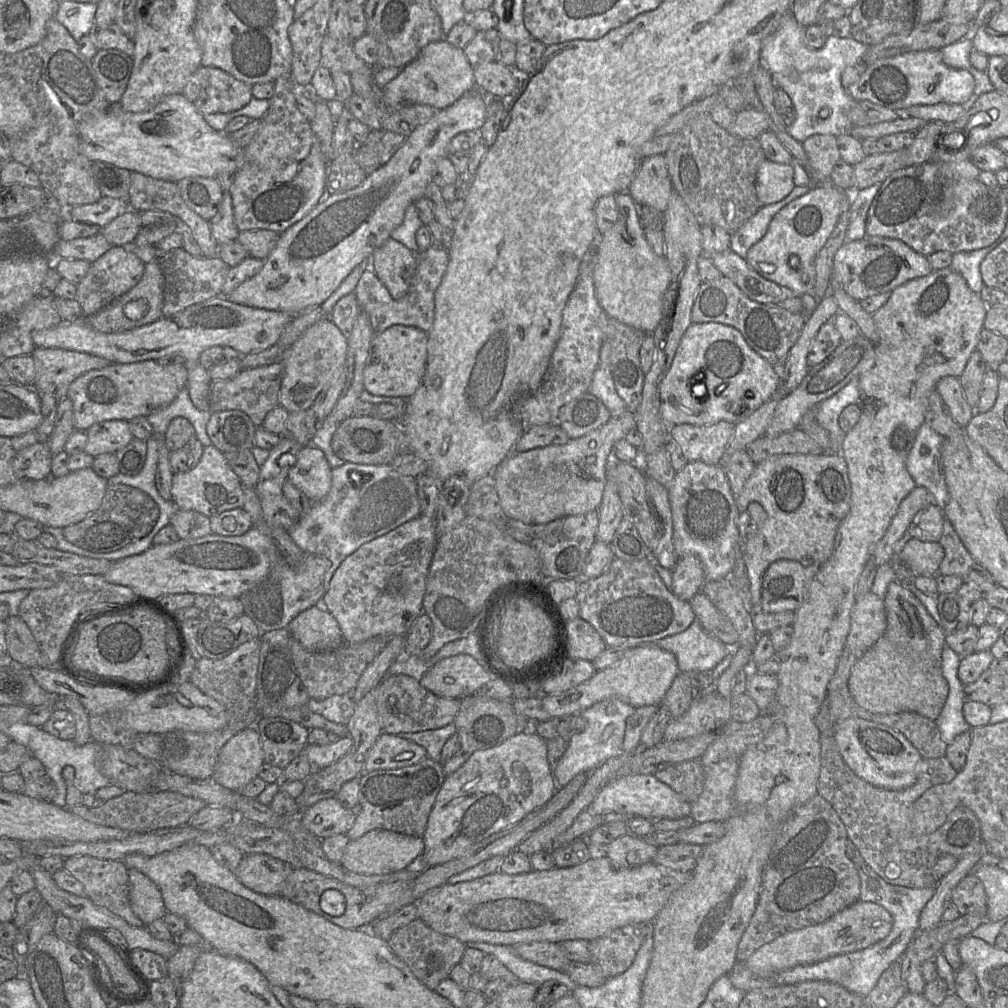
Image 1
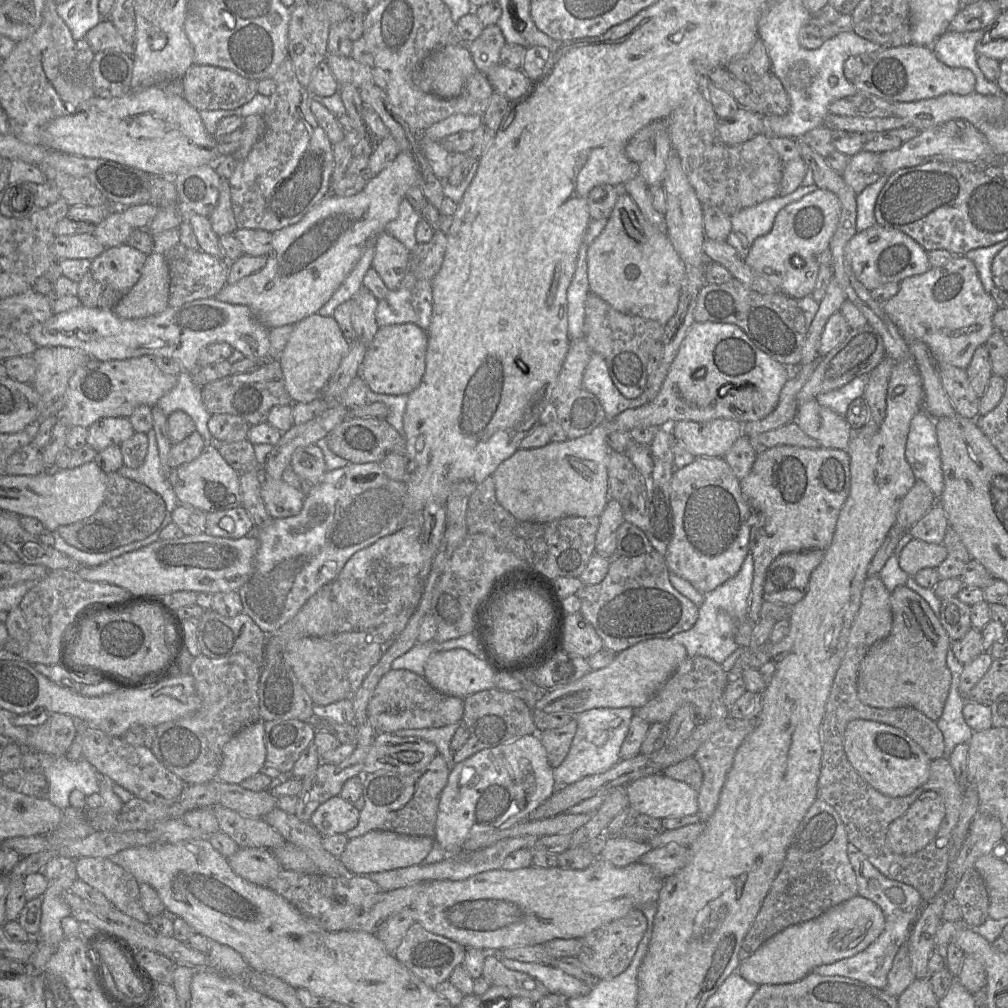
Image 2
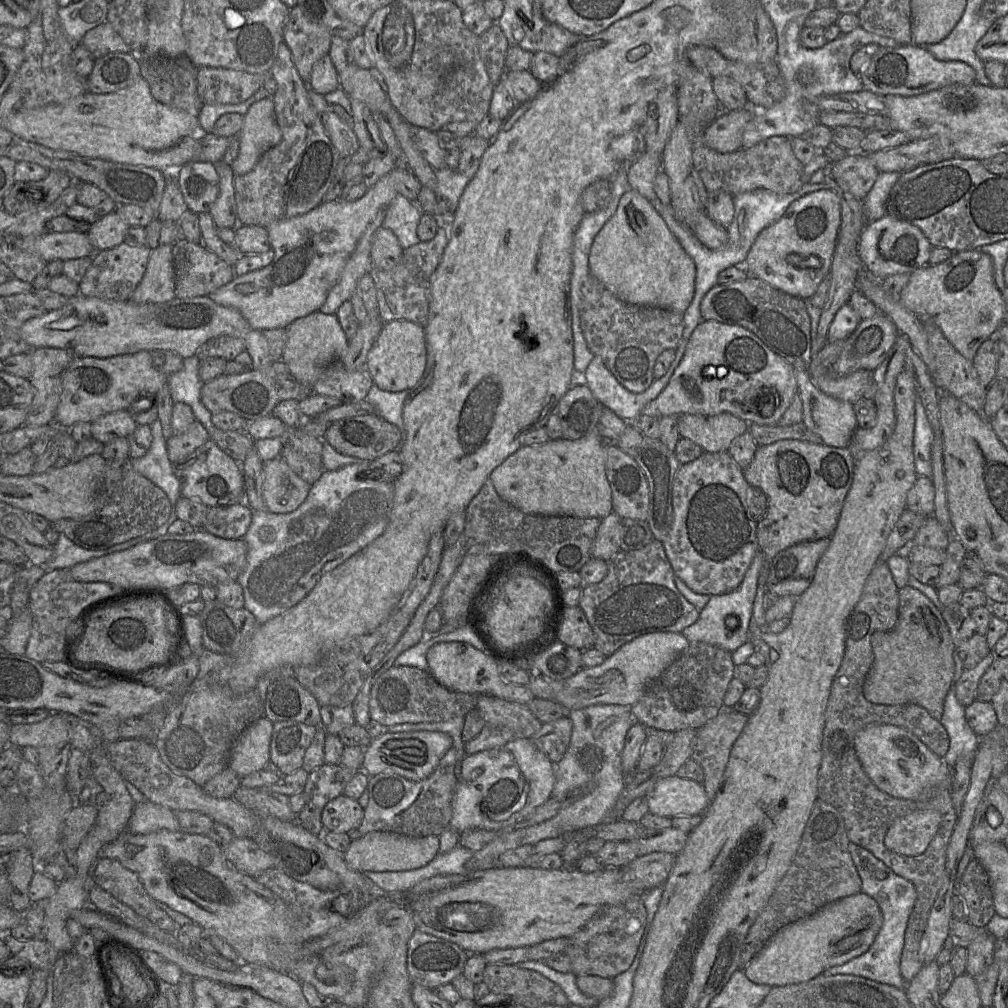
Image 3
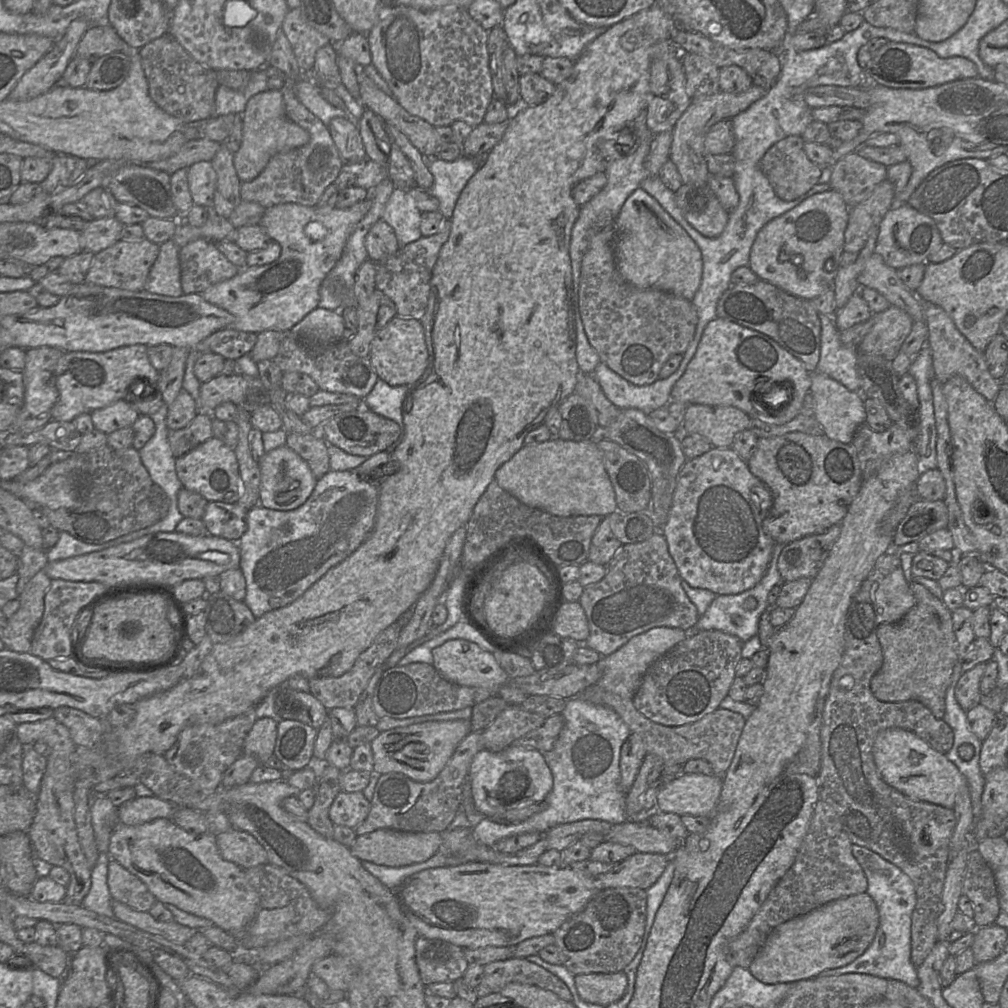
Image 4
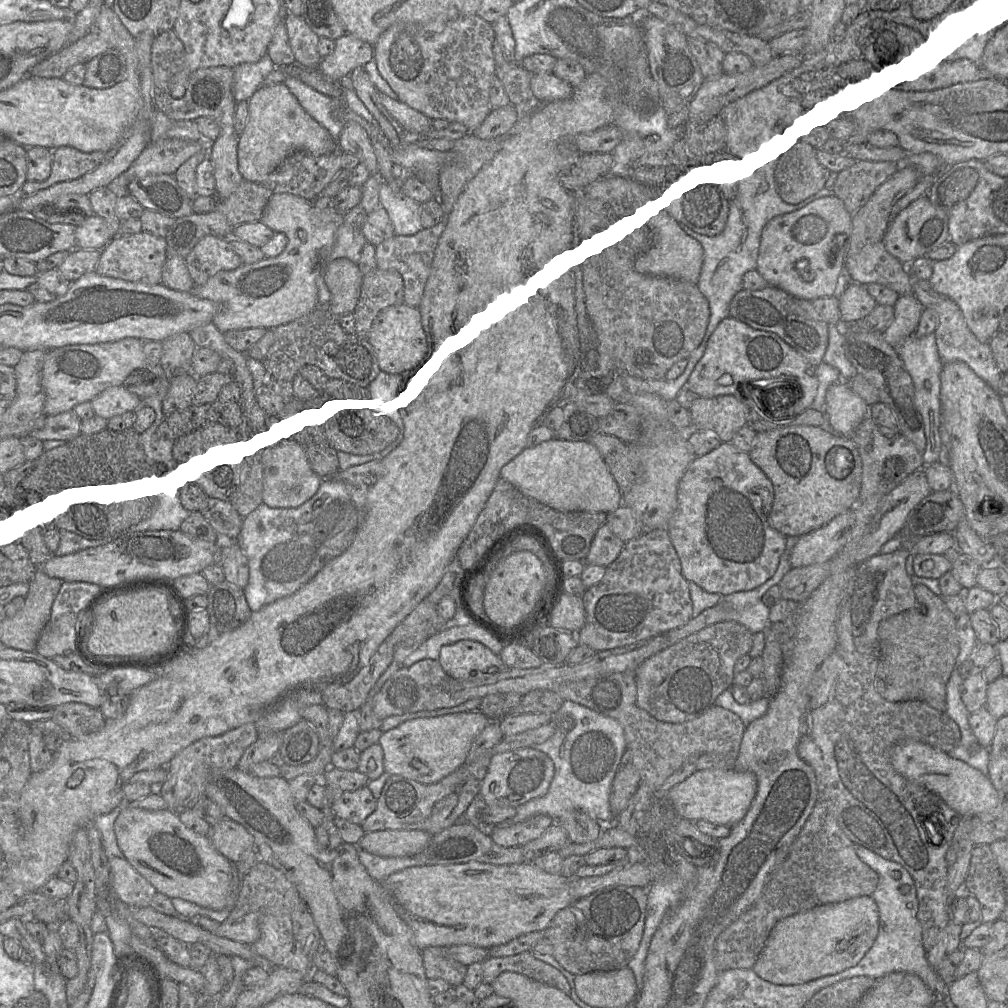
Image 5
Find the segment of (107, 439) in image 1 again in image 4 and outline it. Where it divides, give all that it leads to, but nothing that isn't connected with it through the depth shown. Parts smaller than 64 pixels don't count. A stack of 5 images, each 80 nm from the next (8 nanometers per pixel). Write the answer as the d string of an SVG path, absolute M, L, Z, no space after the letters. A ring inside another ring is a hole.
M126 398L91 413L94 428L109 435L125 427L131 427L141 416Z

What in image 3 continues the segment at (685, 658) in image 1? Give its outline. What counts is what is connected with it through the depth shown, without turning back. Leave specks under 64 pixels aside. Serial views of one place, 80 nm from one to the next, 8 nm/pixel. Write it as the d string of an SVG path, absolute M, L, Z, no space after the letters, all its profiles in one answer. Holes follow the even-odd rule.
M758 552L740 586L730 593L711 596L709 602L700 611L697 621L685 628L682 635L690 643L706 643L731 653L748 642L748 631L757 585L765 567L766 559Z

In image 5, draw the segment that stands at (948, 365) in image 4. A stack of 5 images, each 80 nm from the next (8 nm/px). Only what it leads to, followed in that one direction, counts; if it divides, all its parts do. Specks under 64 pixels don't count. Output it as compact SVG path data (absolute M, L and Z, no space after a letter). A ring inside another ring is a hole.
M911 278L912 294L923 305L924 309L931 308L937 312L939 322L934 335L942 364L955 361L966 363L977 376L998 392L1003 373L997 367L989 342L980 342L968 328L959 306L949 297L936 292L929 280Z

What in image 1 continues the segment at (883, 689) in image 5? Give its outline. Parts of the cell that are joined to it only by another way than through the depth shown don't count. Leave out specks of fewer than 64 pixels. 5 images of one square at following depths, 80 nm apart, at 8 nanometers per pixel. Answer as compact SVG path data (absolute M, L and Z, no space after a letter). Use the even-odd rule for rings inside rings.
M893 581L883 599L886 630L853 665L848 680L849 691L860 707L872 713L911 711L935 721L949 693L948 682L942 673L942 652L947 634L907 585Z

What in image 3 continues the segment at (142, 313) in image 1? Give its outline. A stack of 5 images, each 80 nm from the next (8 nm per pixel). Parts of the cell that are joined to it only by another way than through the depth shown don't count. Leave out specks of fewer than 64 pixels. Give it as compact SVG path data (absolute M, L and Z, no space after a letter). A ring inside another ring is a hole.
M172 245L151 250L141 282L130 296L136 303L164 303L175 298L175 270Z

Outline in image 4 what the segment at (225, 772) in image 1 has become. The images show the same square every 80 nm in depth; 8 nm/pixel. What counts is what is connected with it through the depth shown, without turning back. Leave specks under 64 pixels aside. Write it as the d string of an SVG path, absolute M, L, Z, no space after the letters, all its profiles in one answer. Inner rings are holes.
M272 718L257 719L244 740L242 755L252 755L265 764L274 753L277 724Z

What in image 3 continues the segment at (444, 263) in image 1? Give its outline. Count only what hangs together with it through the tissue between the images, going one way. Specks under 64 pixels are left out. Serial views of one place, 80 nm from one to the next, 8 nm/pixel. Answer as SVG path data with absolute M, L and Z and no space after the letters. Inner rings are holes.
M447 223L441 224L435 237L404 249L400 261L390 270L372 267L378 306L378 315L386 323L393 320L407 320L424 327L428 320L431 291L431 275L438 267L449 240Z

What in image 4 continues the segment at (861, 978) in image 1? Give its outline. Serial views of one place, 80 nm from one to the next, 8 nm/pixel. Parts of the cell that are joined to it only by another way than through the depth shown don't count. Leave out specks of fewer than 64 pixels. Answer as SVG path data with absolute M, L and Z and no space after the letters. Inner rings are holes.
M852 844L852 854L862 867L867 878L868 887L866 893L870 895L878 908L879 926L873 941L862 955L850 964L819 973L815 979L859 973L884 979L898 980L917 989L919 986L917 967L911 961L911 919L916 905L914 883L896 865L866 847ZM870 860L877 863L880 868L888 870L889 875L884 875L877 870L871 870L868 866L868 861Z

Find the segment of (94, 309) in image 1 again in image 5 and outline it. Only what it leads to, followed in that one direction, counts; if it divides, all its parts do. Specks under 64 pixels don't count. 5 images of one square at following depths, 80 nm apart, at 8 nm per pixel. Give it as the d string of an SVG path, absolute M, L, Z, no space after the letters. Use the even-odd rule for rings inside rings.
M141 231L136 234L114 237L107 246L101 250L95 271L107 277L155 285L162 283L162 270L166 259L166 238Z

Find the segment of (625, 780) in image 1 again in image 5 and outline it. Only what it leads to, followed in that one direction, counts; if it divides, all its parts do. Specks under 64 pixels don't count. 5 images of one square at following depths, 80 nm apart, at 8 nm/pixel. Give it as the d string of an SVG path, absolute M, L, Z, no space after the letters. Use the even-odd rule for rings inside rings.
M730 769L696 770L672 787L664 799L672 805L675 815L690 820L707 820L719 825L734 826L746 815L757 792L757 778L752 772Z

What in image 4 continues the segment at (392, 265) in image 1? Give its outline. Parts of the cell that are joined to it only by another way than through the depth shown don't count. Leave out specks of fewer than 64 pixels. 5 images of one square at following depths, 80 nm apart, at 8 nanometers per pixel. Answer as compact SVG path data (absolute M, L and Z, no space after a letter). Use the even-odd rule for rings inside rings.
M382 218L370 228L365 240L368 258L374 263L391 257L400 249L394 229Z

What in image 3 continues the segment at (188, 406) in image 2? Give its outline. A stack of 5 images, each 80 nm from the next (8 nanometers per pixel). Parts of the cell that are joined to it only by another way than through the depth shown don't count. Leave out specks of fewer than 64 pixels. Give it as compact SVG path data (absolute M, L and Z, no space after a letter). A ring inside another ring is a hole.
M195 354L183 359L183 367L168 376L169 391L173 403L189 405L195 419L208 431L213 432L212 413L201 402L201 389L204 382L199 376L200 357Z

